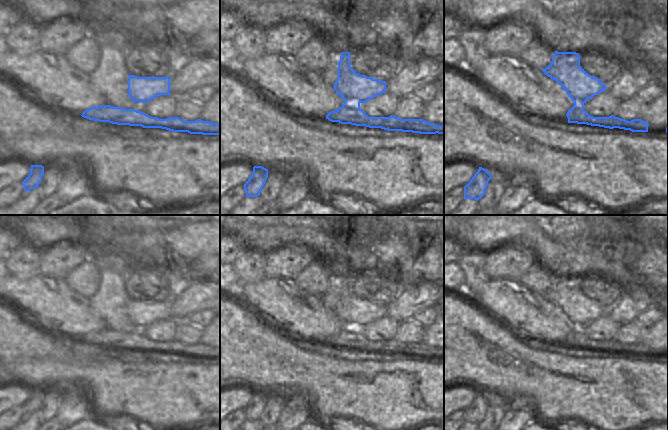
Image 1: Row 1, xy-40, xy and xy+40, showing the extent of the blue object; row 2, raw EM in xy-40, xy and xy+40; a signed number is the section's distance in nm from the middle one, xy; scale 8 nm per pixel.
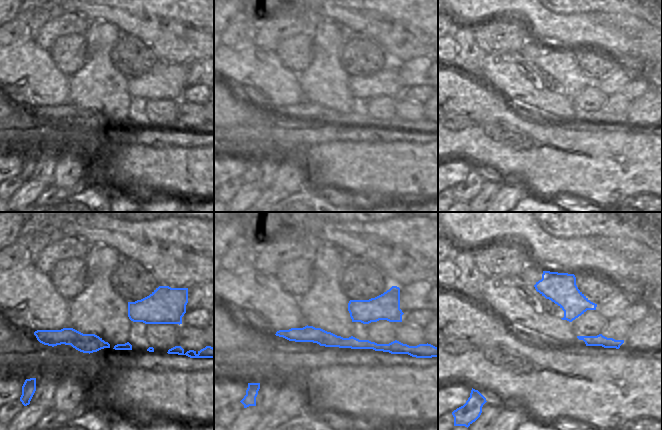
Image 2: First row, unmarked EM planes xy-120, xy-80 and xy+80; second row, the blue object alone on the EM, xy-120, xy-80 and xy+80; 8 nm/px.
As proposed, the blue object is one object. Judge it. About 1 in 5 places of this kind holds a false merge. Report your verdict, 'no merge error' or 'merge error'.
merge error

